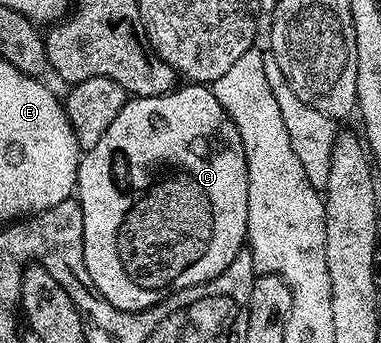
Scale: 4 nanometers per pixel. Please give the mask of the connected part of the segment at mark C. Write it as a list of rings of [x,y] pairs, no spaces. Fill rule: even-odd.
[[[185,82],[173,89],[172,92],[163,94],[162,96],[138,96],[136,98],[126,99],[123,110],[119,110],[119,114],[115,114],[115,122],[111,122],[111,126],[107,126],[107,134],[103,134],[103,138],[99,142],[95,142],[93,148],[88,149],[81,157],[81,165],[77,168],[77,186],[75,189],[75,199],[83,210],[83,262],[87,266],[87,274],[91,274],[91,282],[93,288],[107,302],[111,302],[111,306],[115,306],[124,312],[141,312],[144,308],[150,308],[159,303],[160,300],[170,296],[172,292],[178,292],[180,288],[190,288],[191,286],[199,286],[203,282],[207,282],[211,278],[215,278],[219,274],[223,274],[223,270],[227,270],[227,266],[231,266],[231,262],[235,258],[235,254],[239,254],[241,248],[247,244],[247,186],[249,179],[247,178],[247,162],[245,161],[245,151],[243,150],[243,142],[239,138],[239,130],[235,126],[235,122],[227,114],[227,110],[223,110],[223,106],[219,102],[219,98],[215,98],[212,87],[199,84],[196,82]]]

